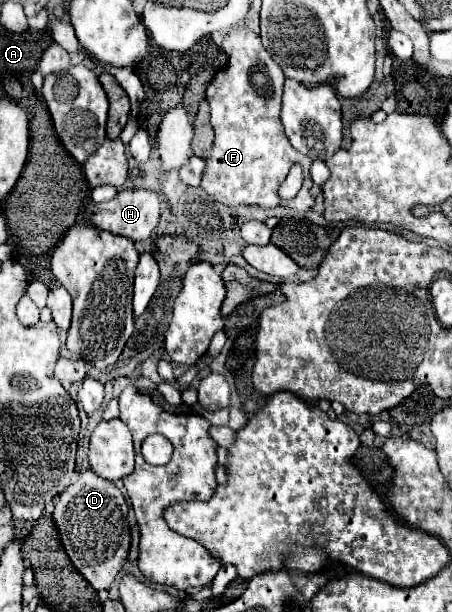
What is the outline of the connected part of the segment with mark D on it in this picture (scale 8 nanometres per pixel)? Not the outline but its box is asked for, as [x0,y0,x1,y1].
[52,470,130,590]

